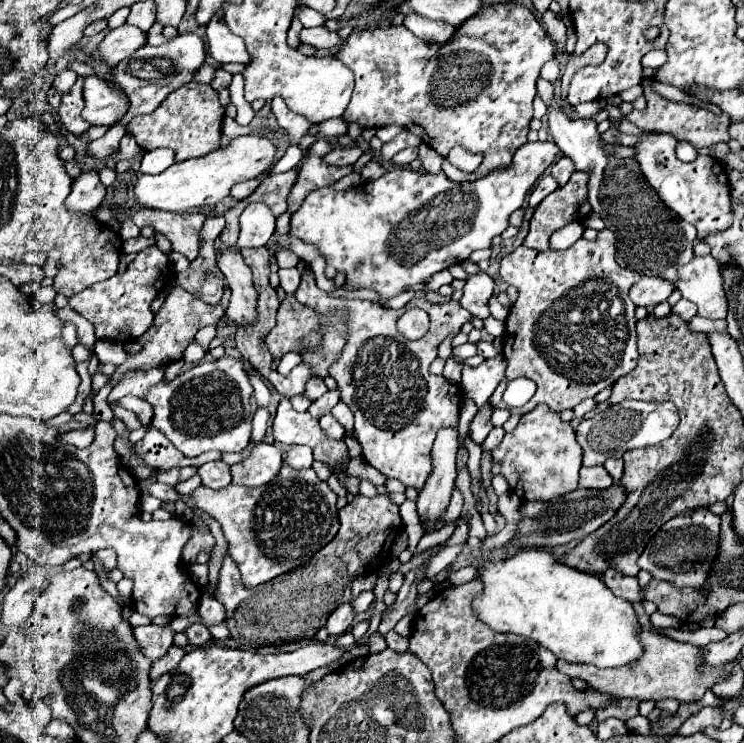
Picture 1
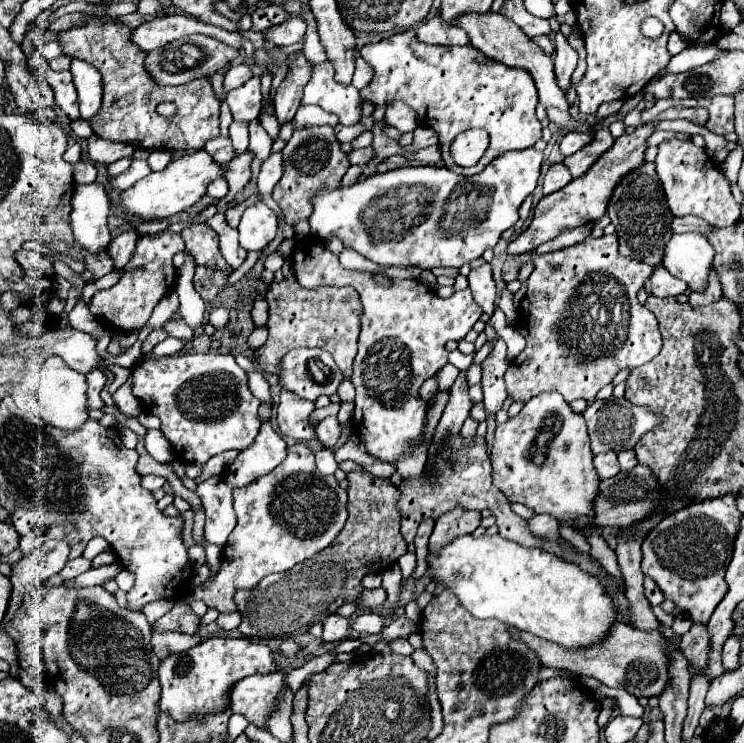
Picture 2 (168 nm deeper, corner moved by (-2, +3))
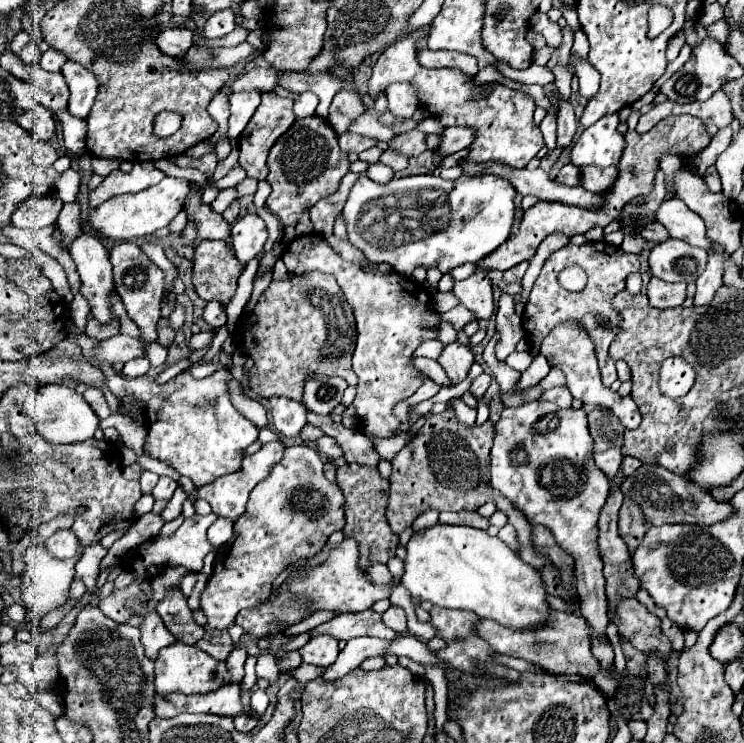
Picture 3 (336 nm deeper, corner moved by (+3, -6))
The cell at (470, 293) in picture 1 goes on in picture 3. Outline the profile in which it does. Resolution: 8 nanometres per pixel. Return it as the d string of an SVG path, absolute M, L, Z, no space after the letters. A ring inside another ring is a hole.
M476 271L464 281L454 283L454 295L460 303L470 309L478 319L490 319L494 313L494 297L492 283L484 271Z

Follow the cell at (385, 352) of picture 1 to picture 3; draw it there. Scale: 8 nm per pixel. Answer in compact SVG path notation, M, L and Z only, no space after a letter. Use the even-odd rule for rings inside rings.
M318 233L296 237L286 245L282 259L290 273L322 271L336 277L346 301L354 309L356 320L357 340L352 357L352 369L358 375L358 393L354 399L356 415L360 417L366 435L390 437L400 425L400 421L392 415L394 405L414 395L422 383L422 377L426 377L412 365L414 349L422 341L436 337L434 329L438 319L450 321L456 331L460 331L468 321L474 321L476 317L464 305L458 305L444 315L436 313L432 307L432 297L420 283L394 271L366 271L358 261L344 261Z

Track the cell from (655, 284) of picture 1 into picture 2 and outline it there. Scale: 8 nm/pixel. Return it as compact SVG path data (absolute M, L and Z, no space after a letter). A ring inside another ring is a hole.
M657 266L653 276L651 276L651 294L657 298L667 298L667 296L679 296L687 290L687 284L673 274L669 274L663 266Z

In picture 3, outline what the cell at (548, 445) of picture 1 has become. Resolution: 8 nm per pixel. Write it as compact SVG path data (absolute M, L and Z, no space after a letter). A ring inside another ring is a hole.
M538 399L522 407L504 407L494 429L490 473L492 487L508 497L532 525L540 523L548 527L554 533L556 543L576 559L580 613L590 627L592 655L602 665L594 683L608 695L608 699L614 699L620 685L616 675L610 675L614 649L606 637L610 619L596 527L598 513L610 493L610 481L596 469L592 449L594 441L588 433L584 409L560 409L556 403Z

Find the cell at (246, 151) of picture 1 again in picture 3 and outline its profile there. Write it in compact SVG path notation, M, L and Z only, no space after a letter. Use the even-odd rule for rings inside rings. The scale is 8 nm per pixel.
M164 177L158 185L152 185L152 187L144 189L144 191L140 191L140 193L118 195L118 197L112 197L110 201L102 203L100 207L92 209L88 213L88 223L102 237L112 239L112 241L140 239L140 237L152 235L156 229L166 227L182 211L188 191L190 191L190 181Z

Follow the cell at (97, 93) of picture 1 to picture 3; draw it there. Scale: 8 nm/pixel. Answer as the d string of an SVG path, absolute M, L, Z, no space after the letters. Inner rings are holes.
M66 61L66 65L62 67L62 75L66 77L66 83L70 87L68 113L78 119L86 119L100 87L96 75L76 61Z

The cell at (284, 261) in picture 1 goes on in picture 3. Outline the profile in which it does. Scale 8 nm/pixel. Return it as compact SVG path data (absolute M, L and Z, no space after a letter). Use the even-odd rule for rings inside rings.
M310 91L301 93L293 107L296 119L303 119L304 117L314 115L318 104L319 99L314 93Z

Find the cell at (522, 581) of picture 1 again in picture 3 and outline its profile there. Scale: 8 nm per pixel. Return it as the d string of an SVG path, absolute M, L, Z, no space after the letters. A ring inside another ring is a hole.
M436 523L416 531L406 545L402 585L420 601L448 609L468 609L504 627L536 627L548 619L540 573L520 561L504 541L474 527Z

